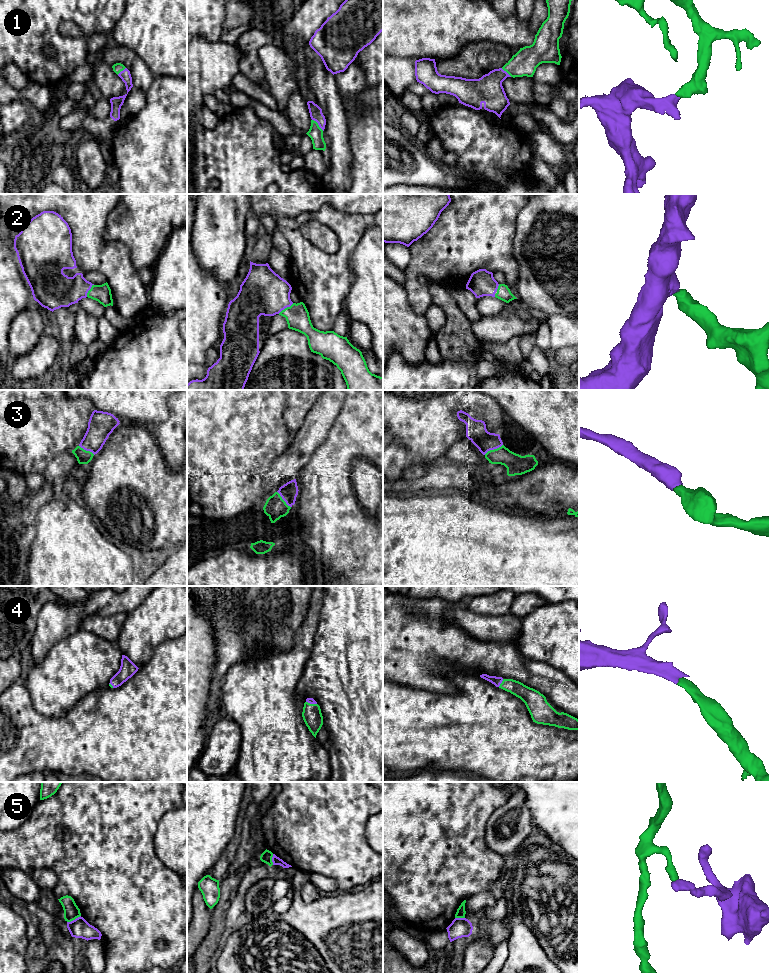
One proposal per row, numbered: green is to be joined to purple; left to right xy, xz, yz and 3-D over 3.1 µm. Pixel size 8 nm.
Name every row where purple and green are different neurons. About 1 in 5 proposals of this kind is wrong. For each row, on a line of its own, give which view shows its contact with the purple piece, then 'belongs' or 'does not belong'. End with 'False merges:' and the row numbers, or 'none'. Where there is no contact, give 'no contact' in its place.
1: meets purple in xz; belongs
2: meets purple in xz; belongs
3: meets purple in yz; belongs
4: meets purple in yz; belongs
5: meets purple in xy; does not belong
False merges: 5

